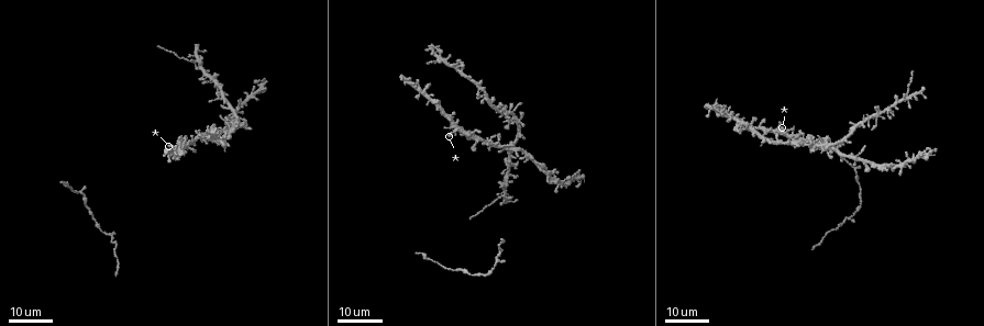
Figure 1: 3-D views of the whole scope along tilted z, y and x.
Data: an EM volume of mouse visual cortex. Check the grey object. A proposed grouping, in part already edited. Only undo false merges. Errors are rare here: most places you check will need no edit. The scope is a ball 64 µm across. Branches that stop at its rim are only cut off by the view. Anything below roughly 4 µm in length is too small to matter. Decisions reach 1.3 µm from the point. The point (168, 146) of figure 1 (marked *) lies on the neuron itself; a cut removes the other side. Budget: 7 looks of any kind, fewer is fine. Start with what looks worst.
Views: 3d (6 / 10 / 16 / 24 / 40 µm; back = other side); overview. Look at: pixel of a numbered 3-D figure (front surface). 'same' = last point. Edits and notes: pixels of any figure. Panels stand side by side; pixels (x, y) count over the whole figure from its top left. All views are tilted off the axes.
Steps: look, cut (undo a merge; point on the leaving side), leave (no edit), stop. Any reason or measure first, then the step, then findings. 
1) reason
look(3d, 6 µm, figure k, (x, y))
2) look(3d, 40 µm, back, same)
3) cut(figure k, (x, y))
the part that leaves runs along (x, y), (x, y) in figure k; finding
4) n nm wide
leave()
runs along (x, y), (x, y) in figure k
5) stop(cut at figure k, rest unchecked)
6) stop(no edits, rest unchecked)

four or more arms meet
look(3d, 24 µm, figure 1, (908, 99))

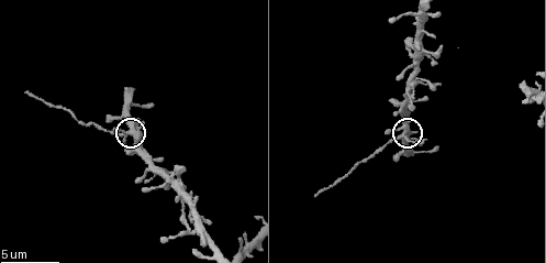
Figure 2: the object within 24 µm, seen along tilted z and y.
closer look
look(3d, 10 µm, figure 2, (403, 130))

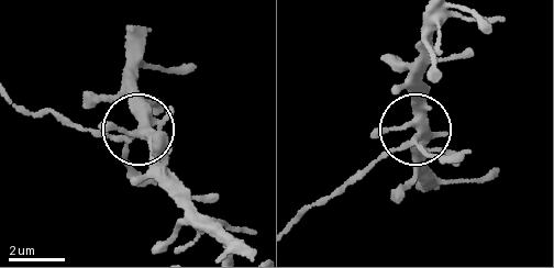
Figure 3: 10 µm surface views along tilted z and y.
370 nm wide
cut(figure 3, (131, 167))
the part that leaves runs along (417, 137), (385, 149), (296, 222) in figure 3; two neurons meet here

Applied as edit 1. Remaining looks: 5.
look(overview)

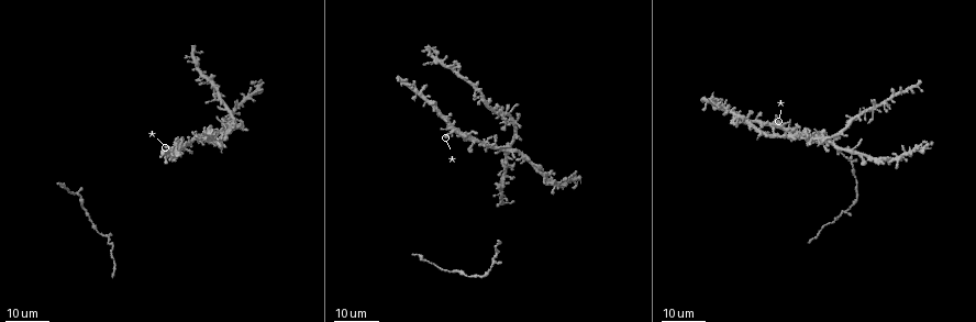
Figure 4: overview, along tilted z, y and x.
thin arm on a thick one
look(3d, 16 µm, figure 4, (511, 119))

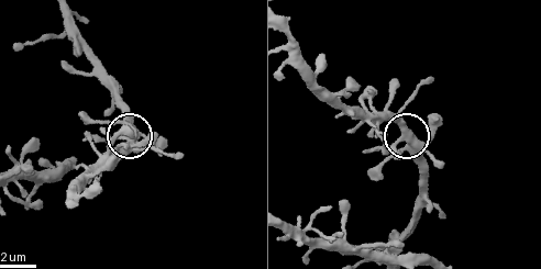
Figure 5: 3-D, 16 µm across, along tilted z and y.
look(3d, 10 µm, figure 5, (402, 139))

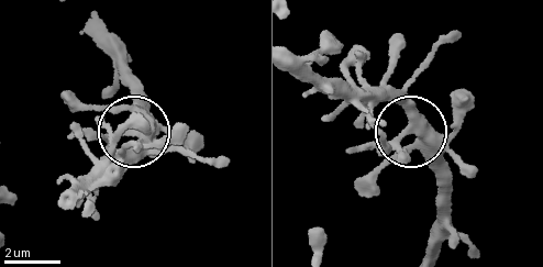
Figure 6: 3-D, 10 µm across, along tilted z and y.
look(3d, 10 µm, back, figure 6, (133, 132))

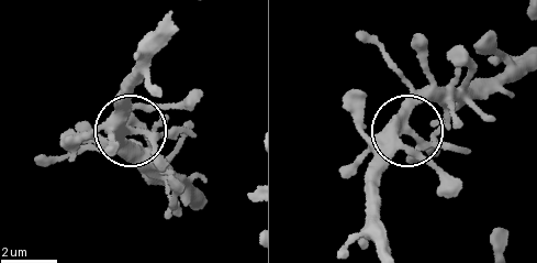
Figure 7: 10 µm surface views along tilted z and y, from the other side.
4 arms
leave()
continuous, no second neuron

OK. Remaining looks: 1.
stop(cut at figure 3, rest unchecked)

